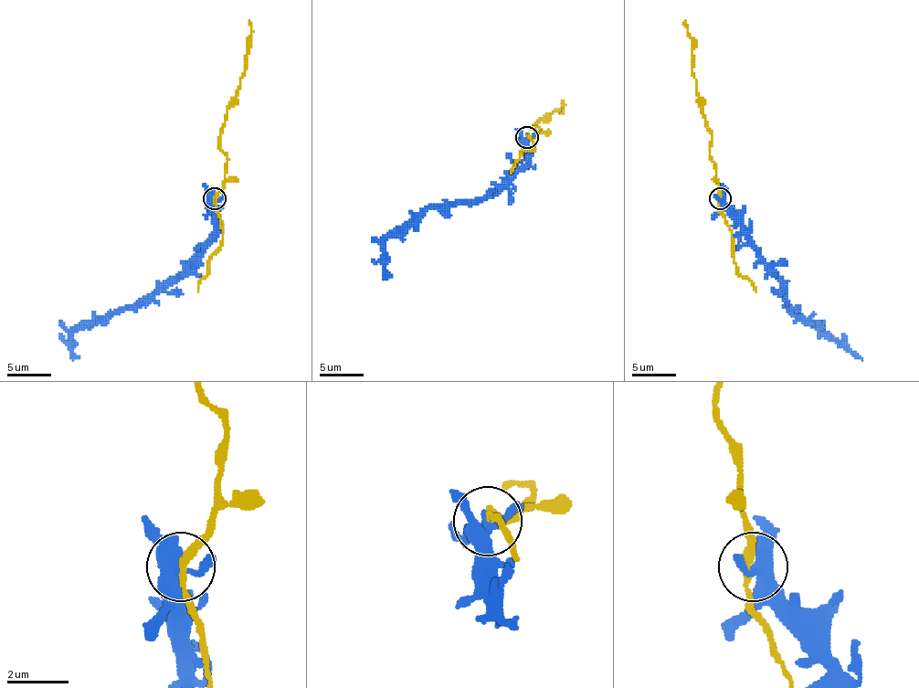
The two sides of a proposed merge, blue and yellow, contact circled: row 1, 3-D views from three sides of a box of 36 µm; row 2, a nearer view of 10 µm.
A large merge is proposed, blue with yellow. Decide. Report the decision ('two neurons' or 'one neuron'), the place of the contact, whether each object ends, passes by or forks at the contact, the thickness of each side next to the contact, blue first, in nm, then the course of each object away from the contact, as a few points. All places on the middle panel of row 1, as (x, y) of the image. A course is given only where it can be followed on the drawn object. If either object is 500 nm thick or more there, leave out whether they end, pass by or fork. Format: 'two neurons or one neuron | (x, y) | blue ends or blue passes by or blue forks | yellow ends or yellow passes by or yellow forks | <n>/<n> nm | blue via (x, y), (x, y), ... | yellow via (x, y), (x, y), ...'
two neurons | (527, 137) | blue forks | yellow passes by | 420/240 nm | blue via (526, 138), (526, 162), (493, 193), (480, 199), (448, 202), (445, 206), (420, 210), (385, 241), (385, 279) | yellow via (526, 135), (535, 135), (539, 129), (533, 127), (542, 118), (564, 105), (562, 102)

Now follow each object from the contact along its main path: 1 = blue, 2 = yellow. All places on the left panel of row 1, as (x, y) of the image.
1: (214, 199), (214, 238), (181, 271), (132, 305), (83, 322), (72, 333), (72, 360)
2: (214, 199), (223, 188), (227, 159), (220, 148), (220, 131), (245, 71), (247, 40), (251, 34), (249, 20)

